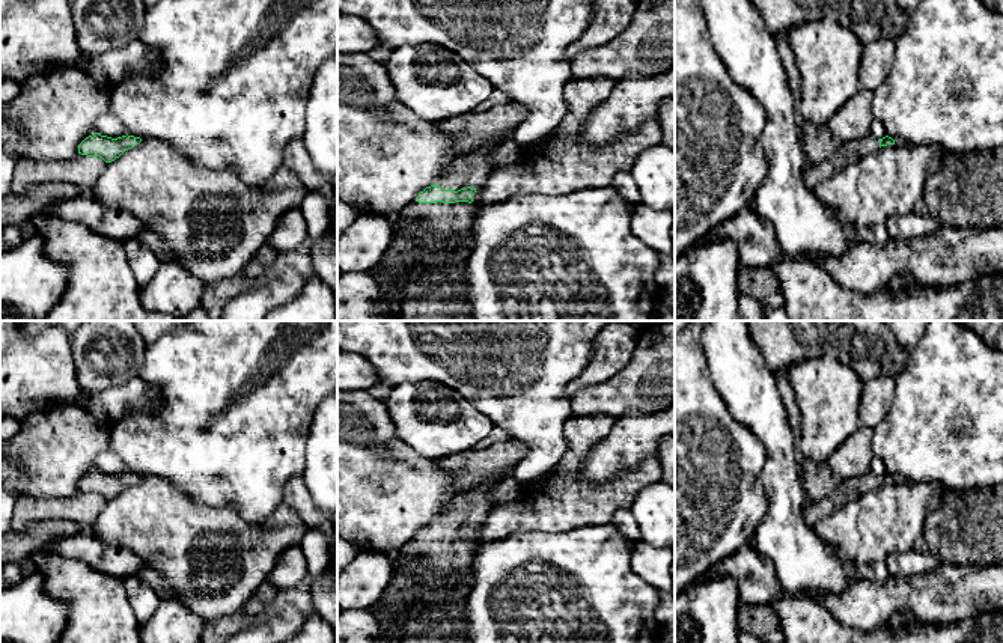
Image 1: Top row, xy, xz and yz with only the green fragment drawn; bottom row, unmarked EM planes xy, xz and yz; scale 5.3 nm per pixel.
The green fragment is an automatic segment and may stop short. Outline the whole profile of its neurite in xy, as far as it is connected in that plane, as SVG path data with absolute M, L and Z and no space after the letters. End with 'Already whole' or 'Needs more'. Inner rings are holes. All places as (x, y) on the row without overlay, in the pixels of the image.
M95 470L86 474L78 482L78 491L87 492L87 494L99 494L105 500L111 500L116 495L119 495L125 488L134 485L140 479L142 479L140 474L134 474L128 471L117 476L111 476Z. Already whole

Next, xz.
M489 479L458 494L431 524L399 550L404 566L369 607L381 628L381 643L402 643L401 613L405 608L426 608L426 592L438 590L444 581L462 583L474 554L473 533L488 515L488 498L500 480Z. Needs more

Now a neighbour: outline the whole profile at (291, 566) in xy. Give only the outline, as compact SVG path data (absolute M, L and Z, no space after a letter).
M298 544L289 547L279 556L273 571L268 575L268 581L271 581L282 592L294 587L306 575L309 575L309 566Z

